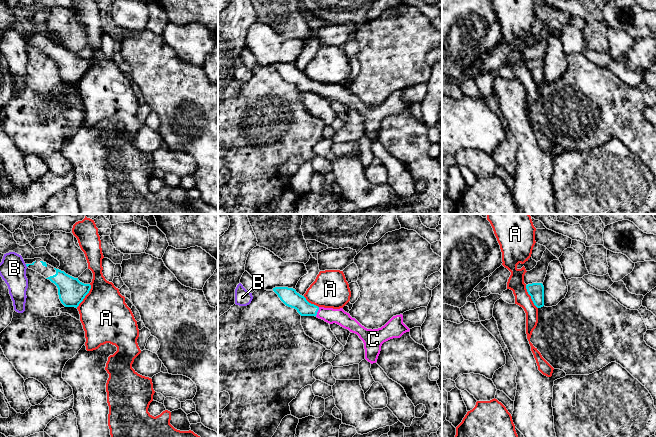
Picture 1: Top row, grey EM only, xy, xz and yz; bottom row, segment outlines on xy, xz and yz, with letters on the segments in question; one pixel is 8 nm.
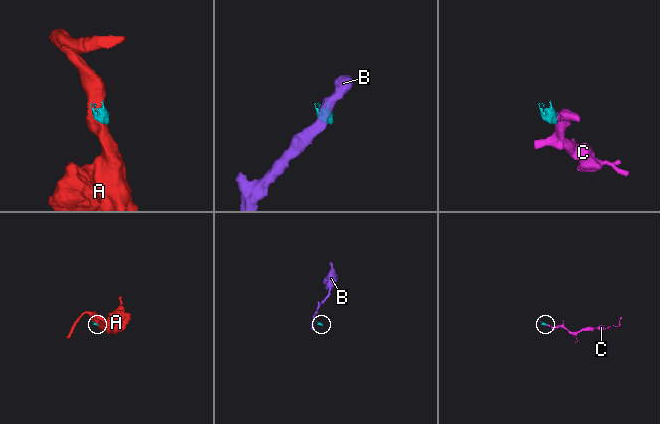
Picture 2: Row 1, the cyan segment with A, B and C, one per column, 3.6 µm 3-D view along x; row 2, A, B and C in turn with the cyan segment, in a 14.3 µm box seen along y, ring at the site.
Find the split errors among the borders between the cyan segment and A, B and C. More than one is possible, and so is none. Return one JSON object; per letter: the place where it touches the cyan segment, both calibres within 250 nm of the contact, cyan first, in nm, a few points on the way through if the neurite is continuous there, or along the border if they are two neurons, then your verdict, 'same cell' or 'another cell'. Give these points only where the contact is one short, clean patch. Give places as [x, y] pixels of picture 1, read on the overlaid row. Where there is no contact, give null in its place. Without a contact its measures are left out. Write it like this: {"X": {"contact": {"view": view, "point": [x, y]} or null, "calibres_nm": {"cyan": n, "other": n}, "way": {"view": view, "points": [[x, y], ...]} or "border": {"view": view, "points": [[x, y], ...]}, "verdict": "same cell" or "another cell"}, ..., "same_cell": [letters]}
{"A": {"contact": {"view": "xy", "point": [85, 295]}, "calibres_nm": {"cyan": 220, "other": 400}, "border": {"view": "xy", "points": [[90, 284], [90, 290], [76, 307]]}, "verdict": "another cell"}, "B": {"contact": {"view": "xy", "point": [26, 265]}, "calibres_nm": {"cyan": 20, "other": 200}, "verdict": "another cell"}, "C": {"contact": {"view": "xz", "point": [317, 311]}, "calibres_nm": {"cyan": 140, "other": 120}, "verdict": "same cell"}, "same_cell": ["C"]}

